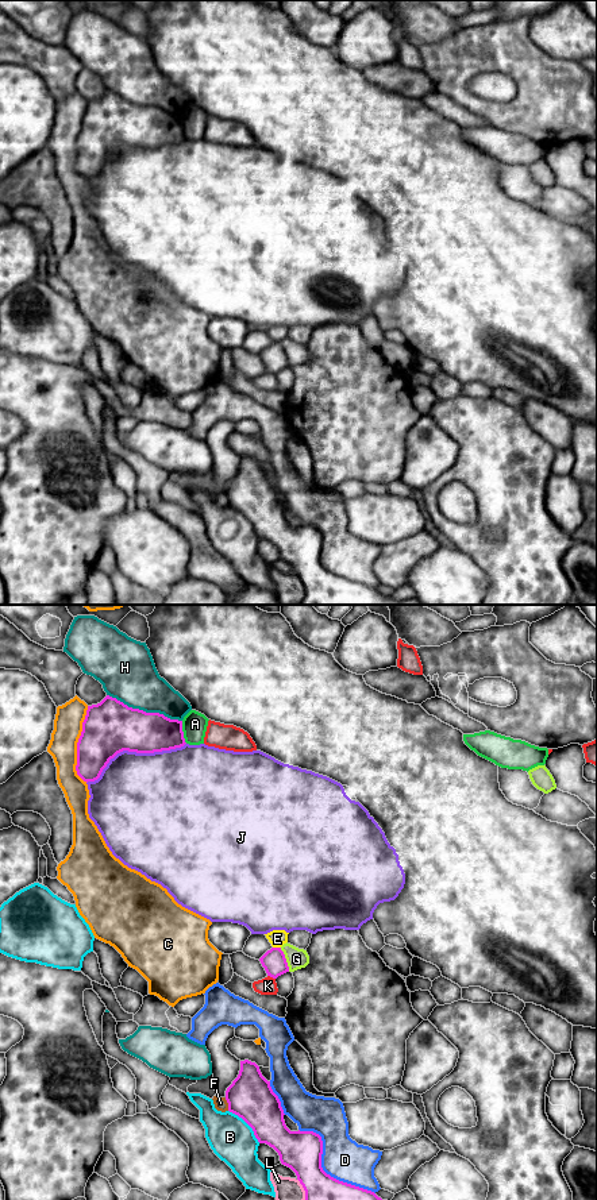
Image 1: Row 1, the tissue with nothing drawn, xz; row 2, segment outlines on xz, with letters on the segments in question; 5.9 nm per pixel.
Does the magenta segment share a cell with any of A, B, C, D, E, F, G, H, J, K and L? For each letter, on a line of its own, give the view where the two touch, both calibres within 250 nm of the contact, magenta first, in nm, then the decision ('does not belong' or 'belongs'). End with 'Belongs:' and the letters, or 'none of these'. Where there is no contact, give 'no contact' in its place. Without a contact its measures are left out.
A: meets magenta in xz; 240 nm thick on the magenta side, 150 nm on the other; does not belong
B: meets magenta in xz; 280 nm thick on the magenta side, 260 nm on the other; does not belong
C: meets magenta in xz; 320 nm thick on the magenta side, 180 nm on the other; does not belong
D: meets magenta in xz; 340 nm thick on the magenta side, 240 nm on the other; does not belong
E: meets magenta in xz; 140 nm thick on the magenta side, 100 nm on the other; does not belong
F: meets magenta in xz; 280 nm thick on the magenta side, 80 nm on the other; does not belong
G: meets magenta in xz; 140 nm thick on the magenta side, 120 nm on the other; does not belong
H: meets magenta in xz; 320 nm thick on the magenta side, 320 nm on the other; does not belong
J: meets magenta in xz; 320 nm thick on the magenta side, 480 nm on the other; does not belong
K: meets magenta in xz; 140 nm thick on the magenta side, 110 nm on the other; does not belong
L: meets magenta in xz; 340 nm thick on the magenta side, 180 nm on the other; does not belong
Belongs: none of these

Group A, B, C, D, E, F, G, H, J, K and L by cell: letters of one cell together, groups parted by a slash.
A / B / C / D / E / F / G / H / J / K / L

